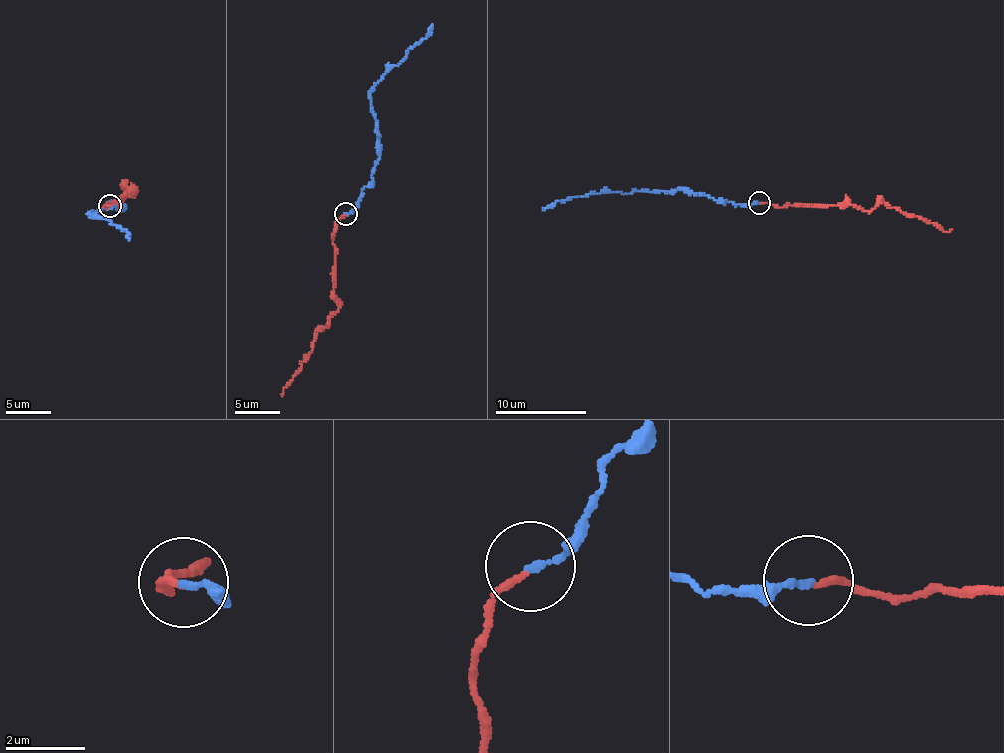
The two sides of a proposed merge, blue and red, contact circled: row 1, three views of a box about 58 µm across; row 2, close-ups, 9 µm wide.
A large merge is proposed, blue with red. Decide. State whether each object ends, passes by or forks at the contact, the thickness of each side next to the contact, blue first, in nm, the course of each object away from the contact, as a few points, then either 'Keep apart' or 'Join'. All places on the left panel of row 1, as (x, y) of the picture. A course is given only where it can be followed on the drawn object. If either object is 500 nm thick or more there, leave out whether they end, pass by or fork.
At the ring blue ends. At the ring red ends. Thickness 180 nm (blue) against 150 nm. Course of blue: (110, 206), (124, 207), (118, 206), (120, 204), (87, 214), (121, 226), (129, 240). Course of red: (111, 206), (105, 206), (137, 190), (134, 195), (125, 186), (120, 204). Join

